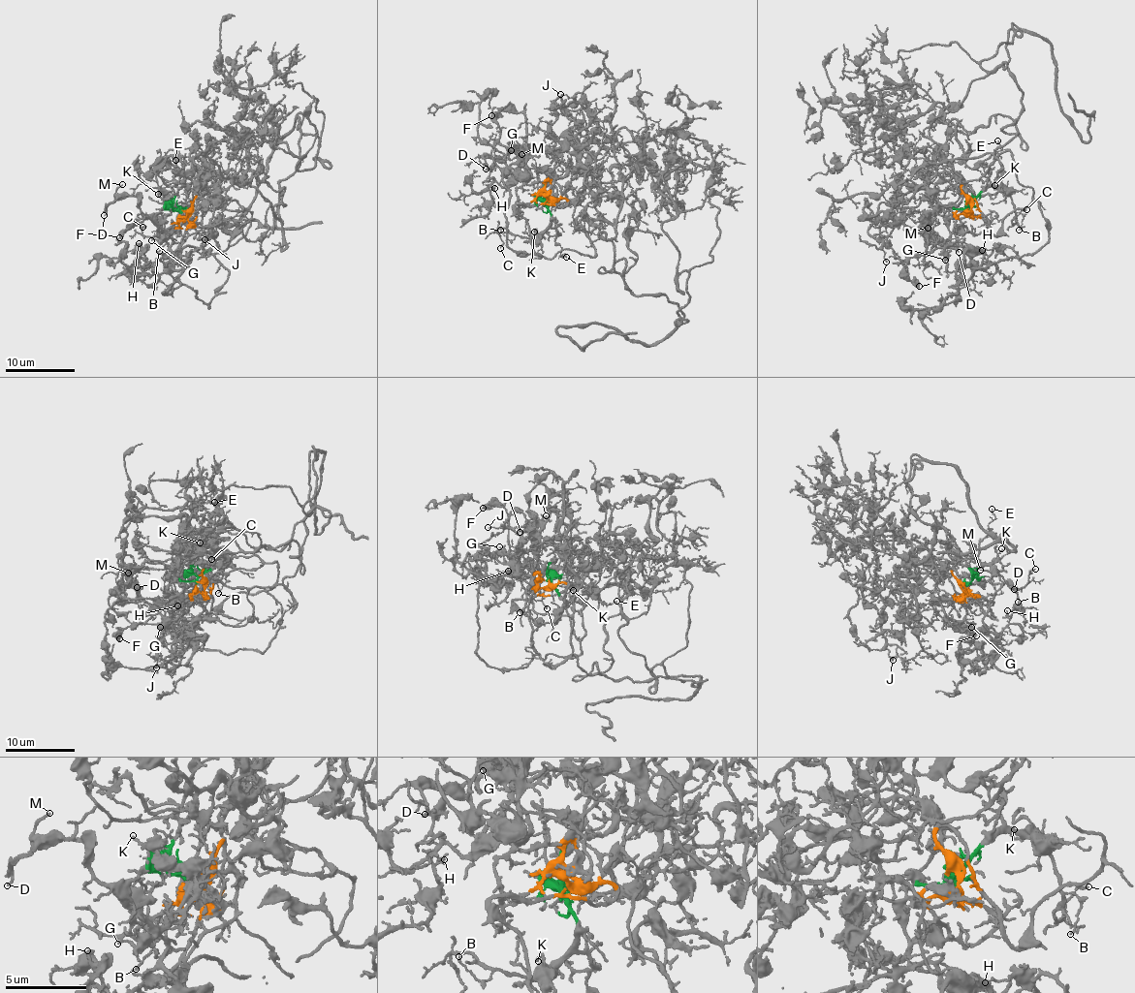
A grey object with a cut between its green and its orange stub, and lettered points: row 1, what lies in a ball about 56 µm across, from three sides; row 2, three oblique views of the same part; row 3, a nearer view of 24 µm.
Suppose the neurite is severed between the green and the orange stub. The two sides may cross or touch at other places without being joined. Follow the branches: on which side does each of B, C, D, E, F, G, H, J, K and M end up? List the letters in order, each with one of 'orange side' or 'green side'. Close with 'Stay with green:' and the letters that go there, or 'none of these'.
B: green side
C: green side
D: orange side
E: green side
F: orange side
G: orange side
H: orange side
J: orange side
K: green side
M: orange side
Stay with green: B, C, E, K

